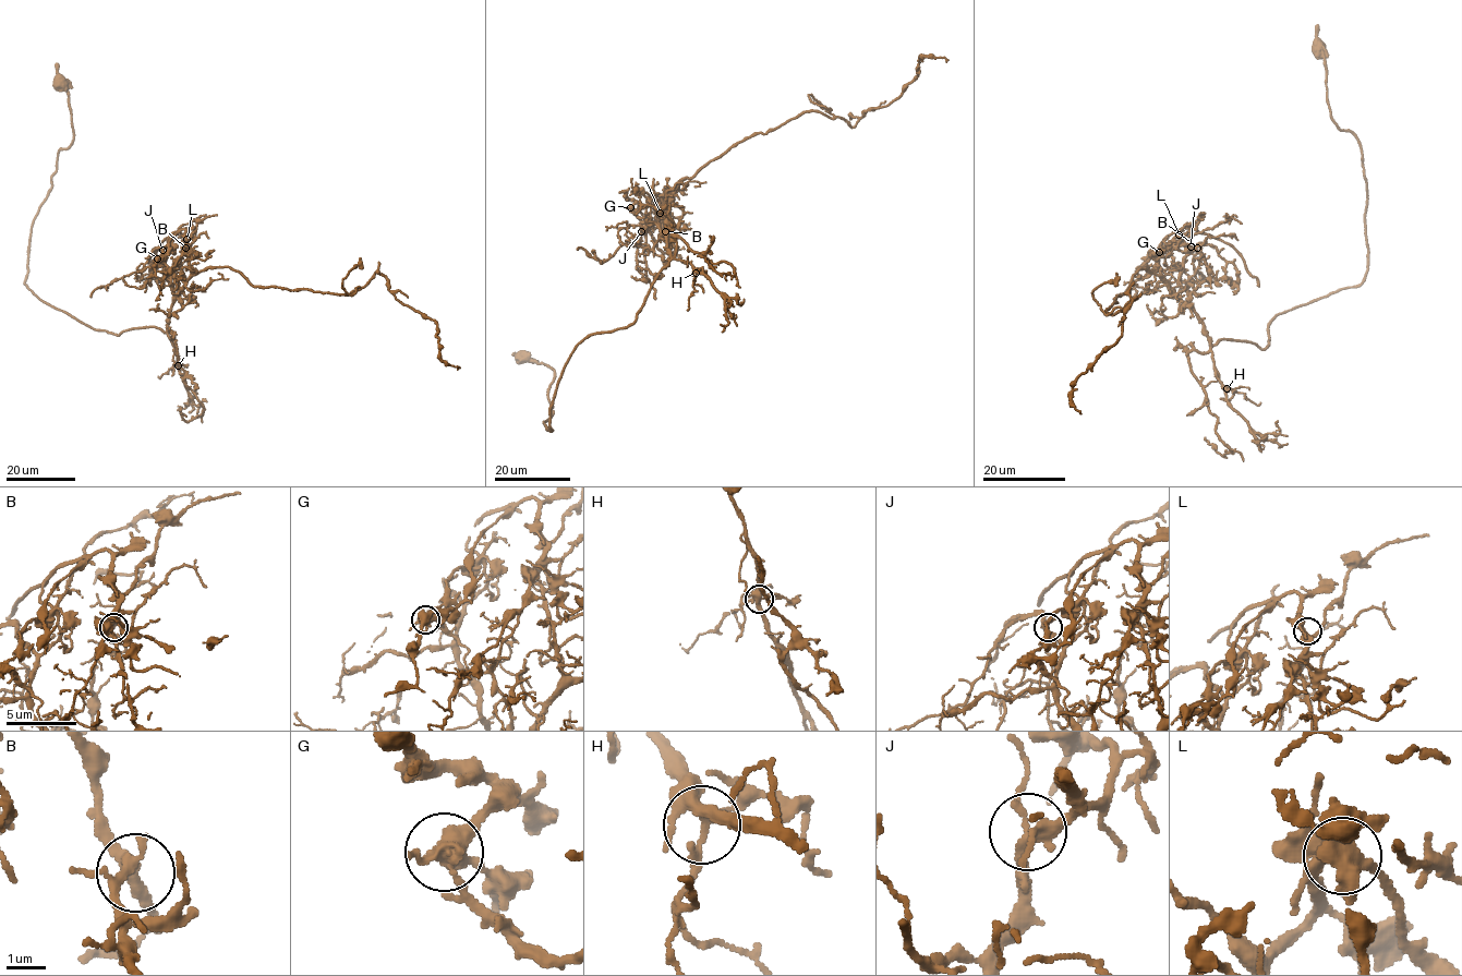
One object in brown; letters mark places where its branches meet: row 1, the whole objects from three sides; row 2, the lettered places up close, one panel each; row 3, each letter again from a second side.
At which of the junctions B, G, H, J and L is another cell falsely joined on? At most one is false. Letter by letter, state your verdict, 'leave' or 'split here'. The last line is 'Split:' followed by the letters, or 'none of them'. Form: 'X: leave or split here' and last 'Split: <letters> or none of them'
B: leave
G: split here
H: leave
J: leave
L: leave
Split: G

